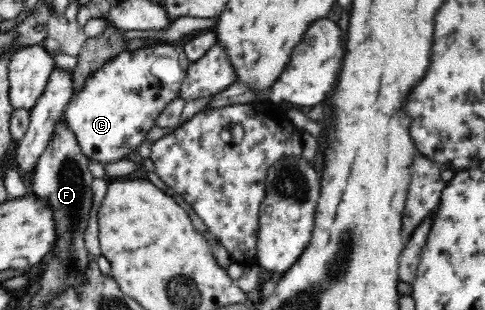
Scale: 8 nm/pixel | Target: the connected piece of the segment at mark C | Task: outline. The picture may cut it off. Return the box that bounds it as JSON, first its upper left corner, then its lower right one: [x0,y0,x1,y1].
[63,42,190,165]

